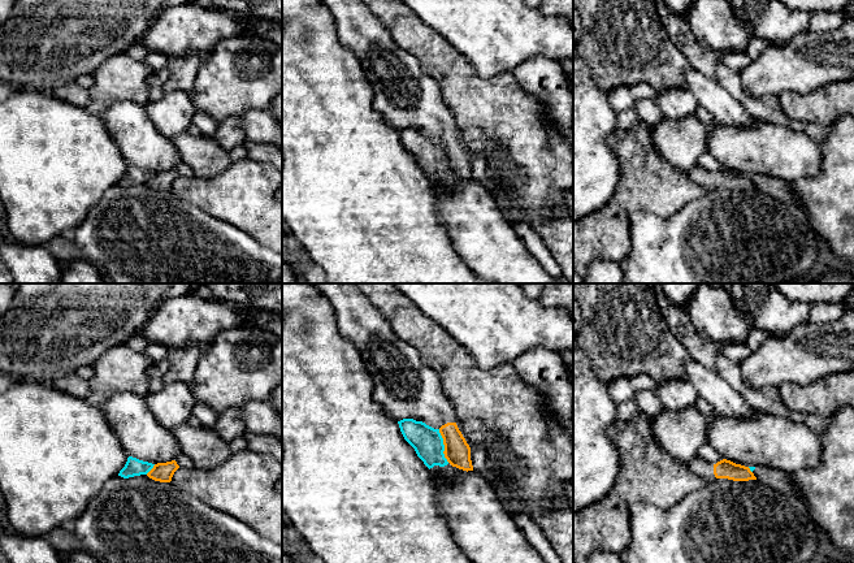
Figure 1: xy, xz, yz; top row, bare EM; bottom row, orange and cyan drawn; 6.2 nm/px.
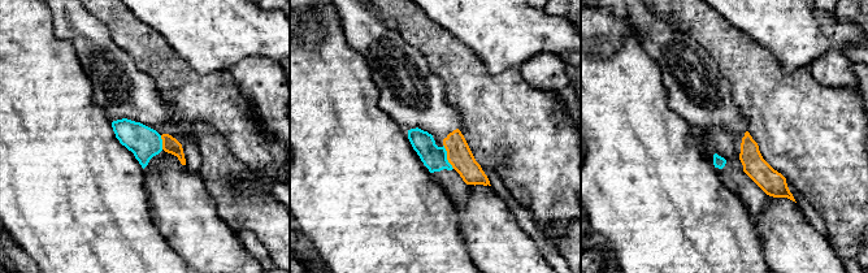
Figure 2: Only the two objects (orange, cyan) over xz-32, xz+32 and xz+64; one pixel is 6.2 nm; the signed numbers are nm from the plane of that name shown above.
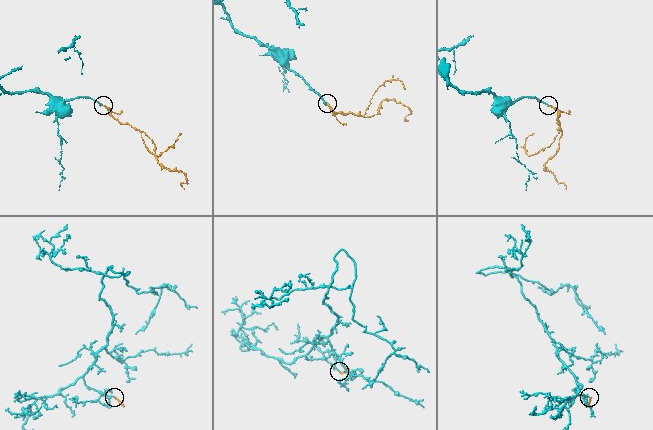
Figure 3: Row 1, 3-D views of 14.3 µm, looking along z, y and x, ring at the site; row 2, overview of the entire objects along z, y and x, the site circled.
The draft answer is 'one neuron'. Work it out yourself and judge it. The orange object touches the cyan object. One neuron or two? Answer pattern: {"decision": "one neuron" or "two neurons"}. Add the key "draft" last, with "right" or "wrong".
{"decision": "two neurons", "draft": "wrong"}

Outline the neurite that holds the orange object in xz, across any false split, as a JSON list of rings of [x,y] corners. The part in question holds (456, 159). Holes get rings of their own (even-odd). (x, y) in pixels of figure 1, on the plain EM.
[[[360,0],[320,1],[334,17],[339,43],[356,53],[374,92],[373,108],[396,130],[413,127],[438,138],[447,170],[459,178],[473,179],[471,156],[455,131],[455,117],[443,103],[438,83],[421,72],[419,60],[396,44],[390,30]]]

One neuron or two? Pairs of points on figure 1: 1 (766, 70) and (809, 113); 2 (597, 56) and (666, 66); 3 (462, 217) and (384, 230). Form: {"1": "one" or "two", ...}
{"1": "two", "2": "one", "3": "two"}

